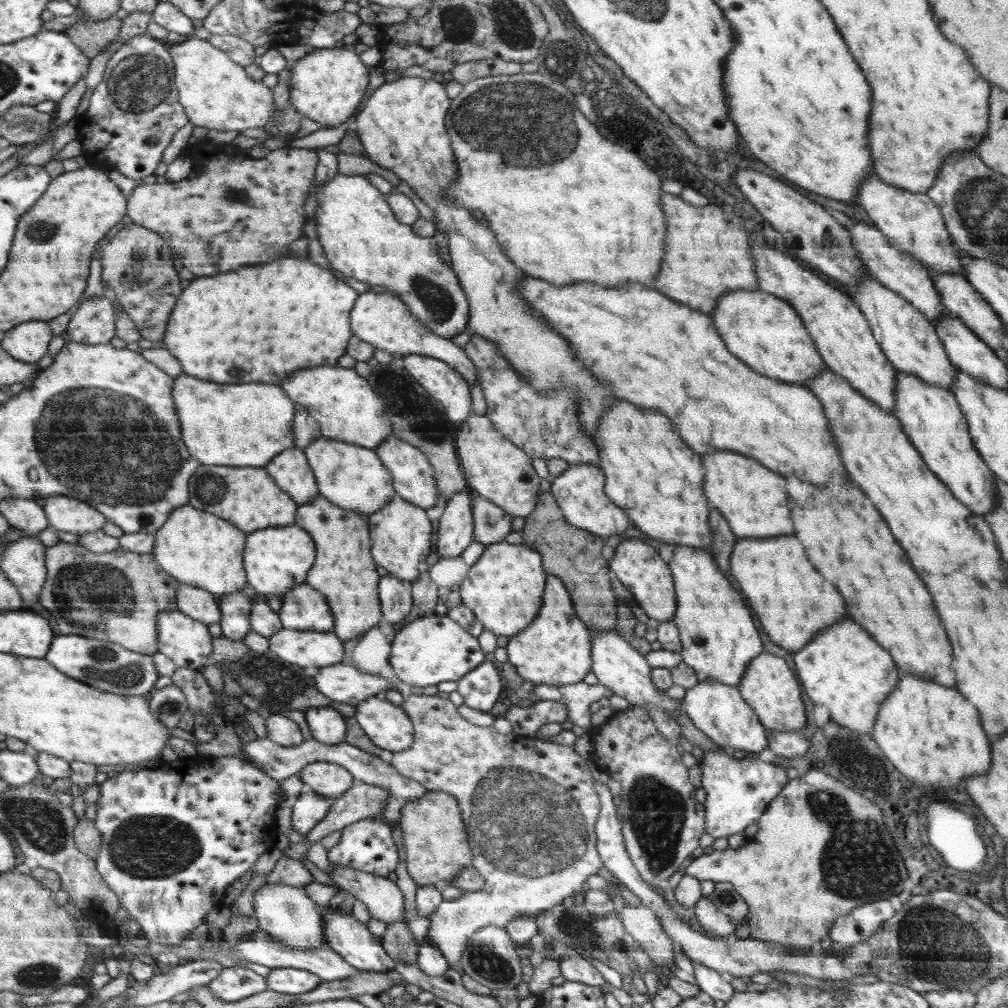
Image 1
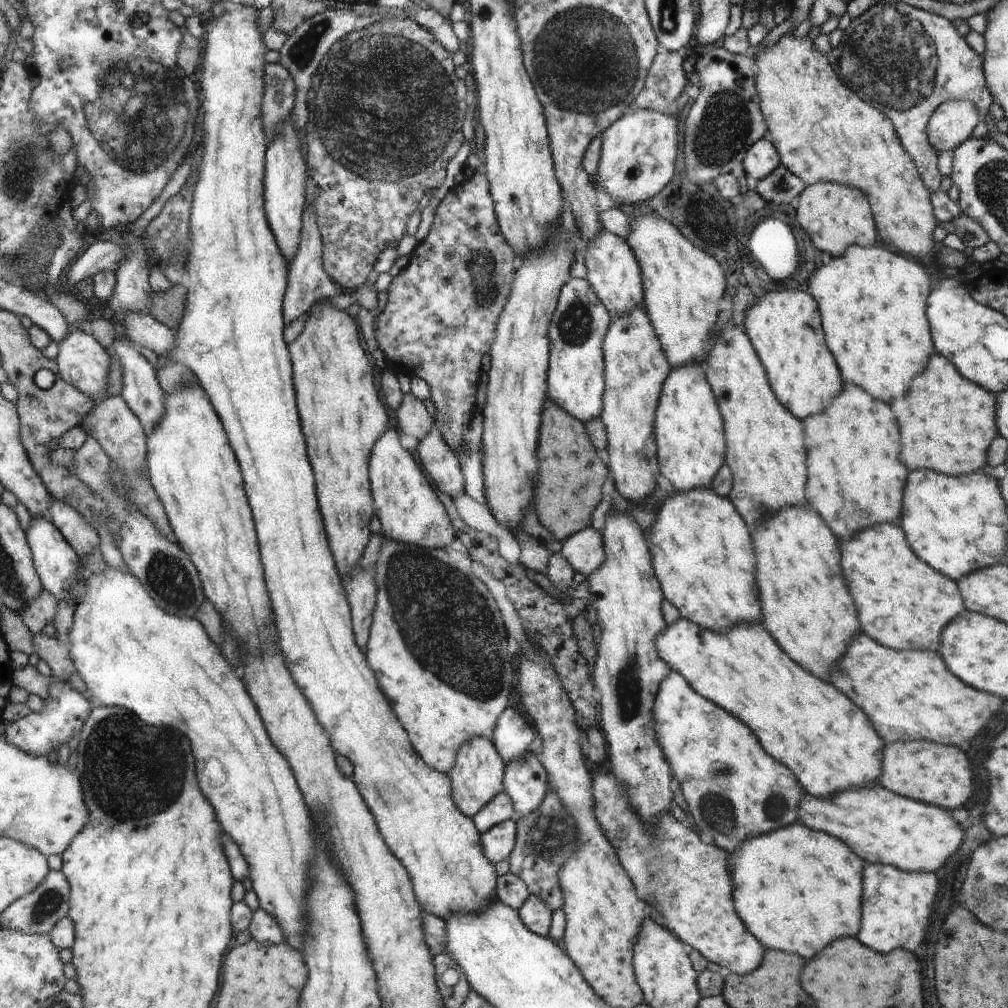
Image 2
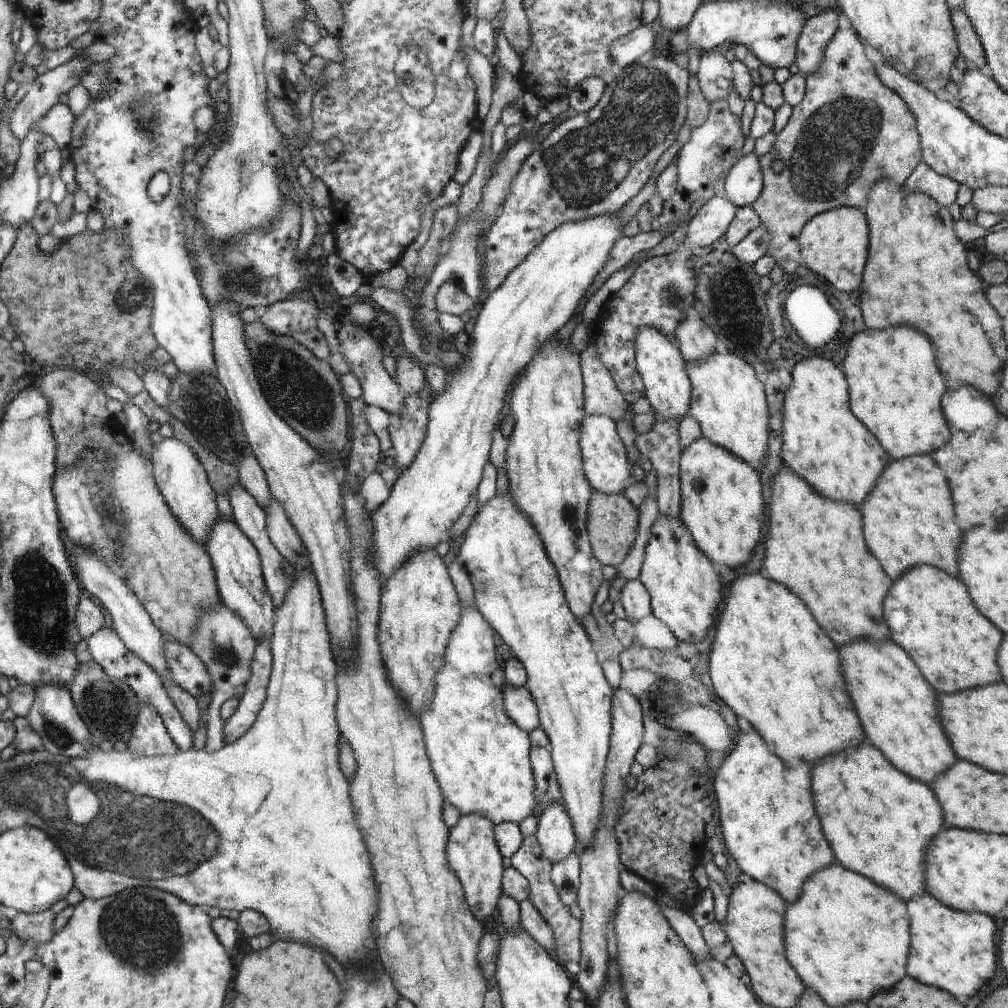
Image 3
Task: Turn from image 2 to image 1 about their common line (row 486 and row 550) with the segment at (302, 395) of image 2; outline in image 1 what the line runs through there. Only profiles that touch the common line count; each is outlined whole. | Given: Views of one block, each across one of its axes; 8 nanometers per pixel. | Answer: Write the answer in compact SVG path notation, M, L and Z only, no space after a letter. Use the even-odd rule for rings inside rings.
M320 495L320 500L311 500L298 508L295 524L308 528L316 536L316 548L320 548L320 560L308 576L308 584L328 596L332 612L336 612L335 635L343 642L366 635L366 630L383 620L378 600L378 572L371 555L371 531L369 515L356 510L340 508ZM300 516L300 518L298 518Z

